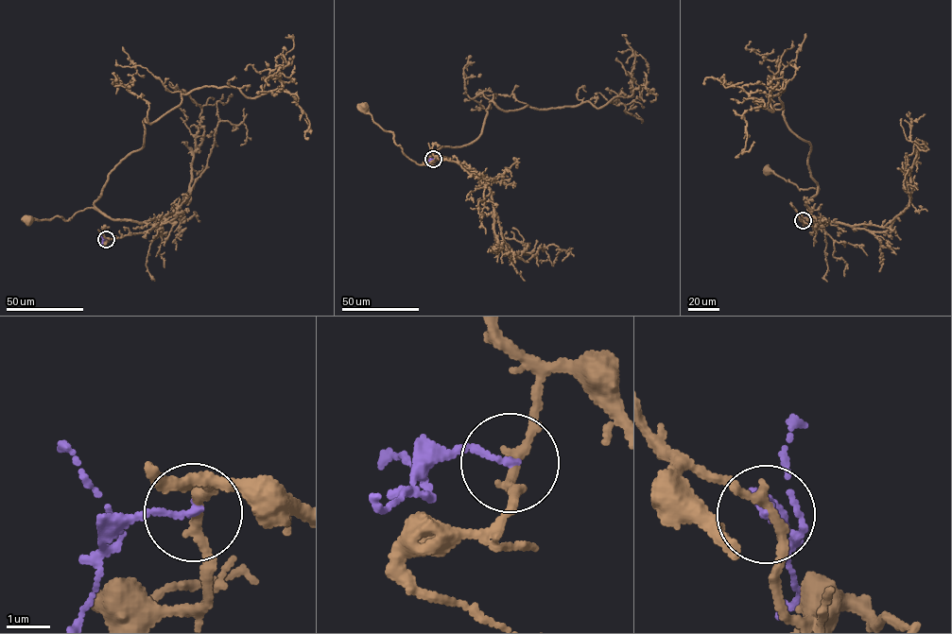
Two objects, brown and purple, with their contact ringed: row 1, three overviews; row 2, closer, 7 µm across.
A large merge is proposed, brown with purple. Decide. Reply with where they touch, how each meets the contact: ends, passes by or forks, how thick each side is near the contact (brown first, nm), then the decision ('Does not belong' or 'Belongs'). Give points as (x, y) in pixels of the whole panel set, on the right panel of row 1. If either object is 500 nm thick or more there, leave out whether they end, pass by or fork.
Place: (803, 220). At the ring brown passes by. At the ring purple ends. Thickness 200 nm (brown) against 140 nm. Does not belong

